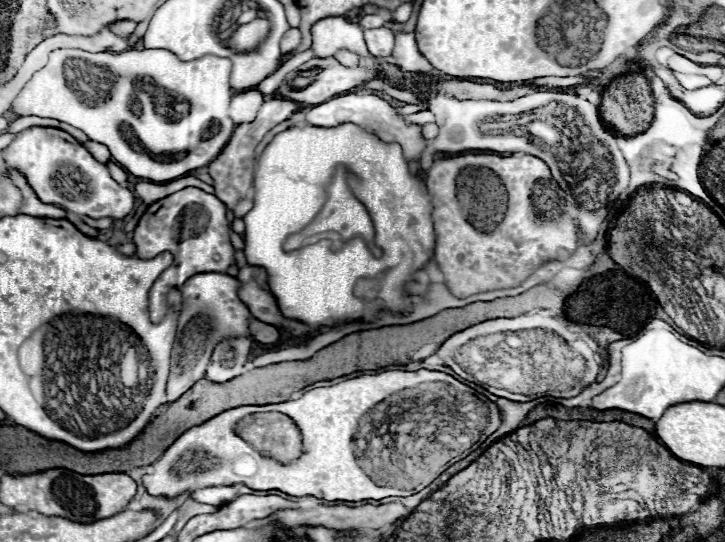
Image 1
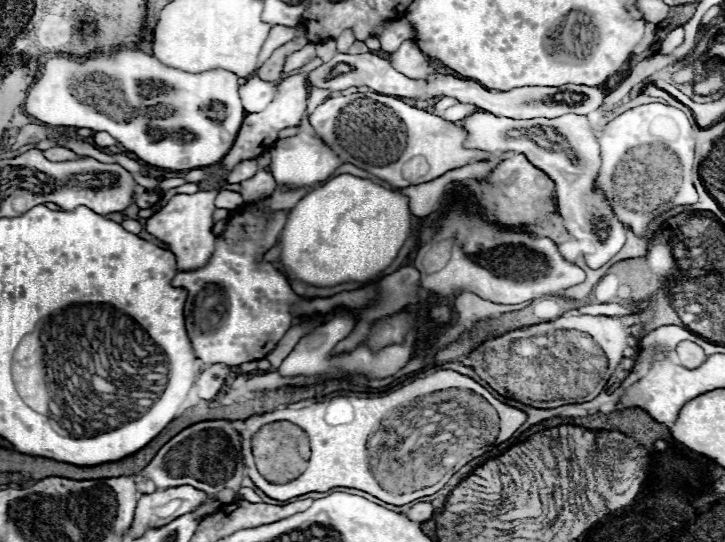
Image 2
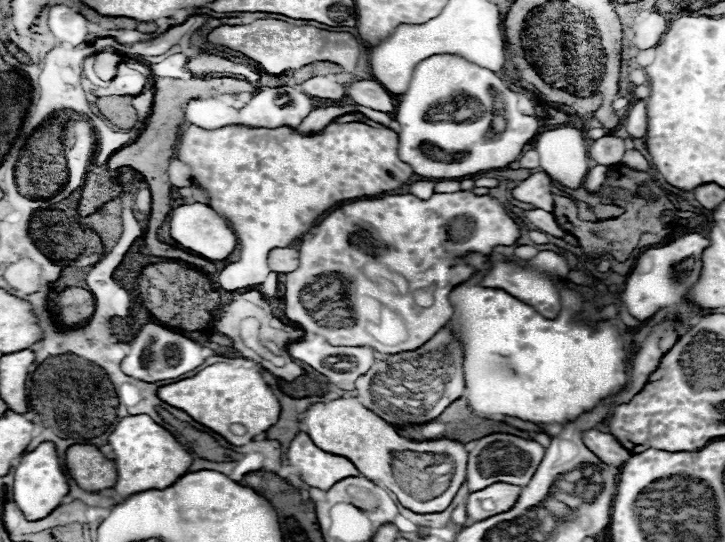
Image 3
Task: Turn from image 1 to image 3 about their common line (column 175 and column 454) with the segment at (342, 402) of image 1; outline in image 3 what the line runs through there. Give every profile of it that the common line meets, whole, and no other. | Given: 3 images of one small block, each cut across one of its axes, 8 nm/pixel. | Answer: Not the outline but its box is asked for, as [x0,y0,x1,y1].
[302,398,468,514]

